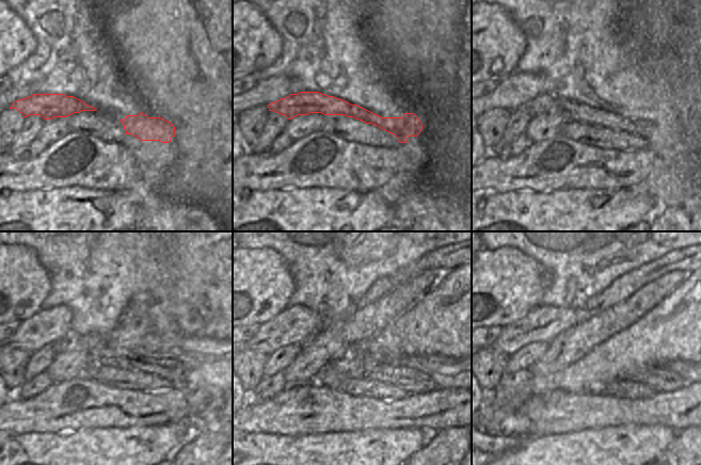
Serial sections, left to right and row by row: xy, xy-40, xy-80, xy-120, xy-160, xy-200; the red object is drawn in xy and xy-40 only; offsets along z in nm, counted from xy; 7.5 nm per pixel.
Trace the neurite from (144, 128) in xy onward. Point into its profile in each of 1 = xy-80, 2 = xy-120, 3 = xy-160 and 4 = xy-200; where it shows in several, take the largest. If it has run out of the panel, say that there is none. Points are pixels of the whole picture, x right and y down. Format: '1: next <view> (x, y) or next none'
1: next xy-80 (643, 127)
2: next xy-120 (120, 357)
3: next xy-160 (414, 381)
4: next xy-200 (662, 380)

